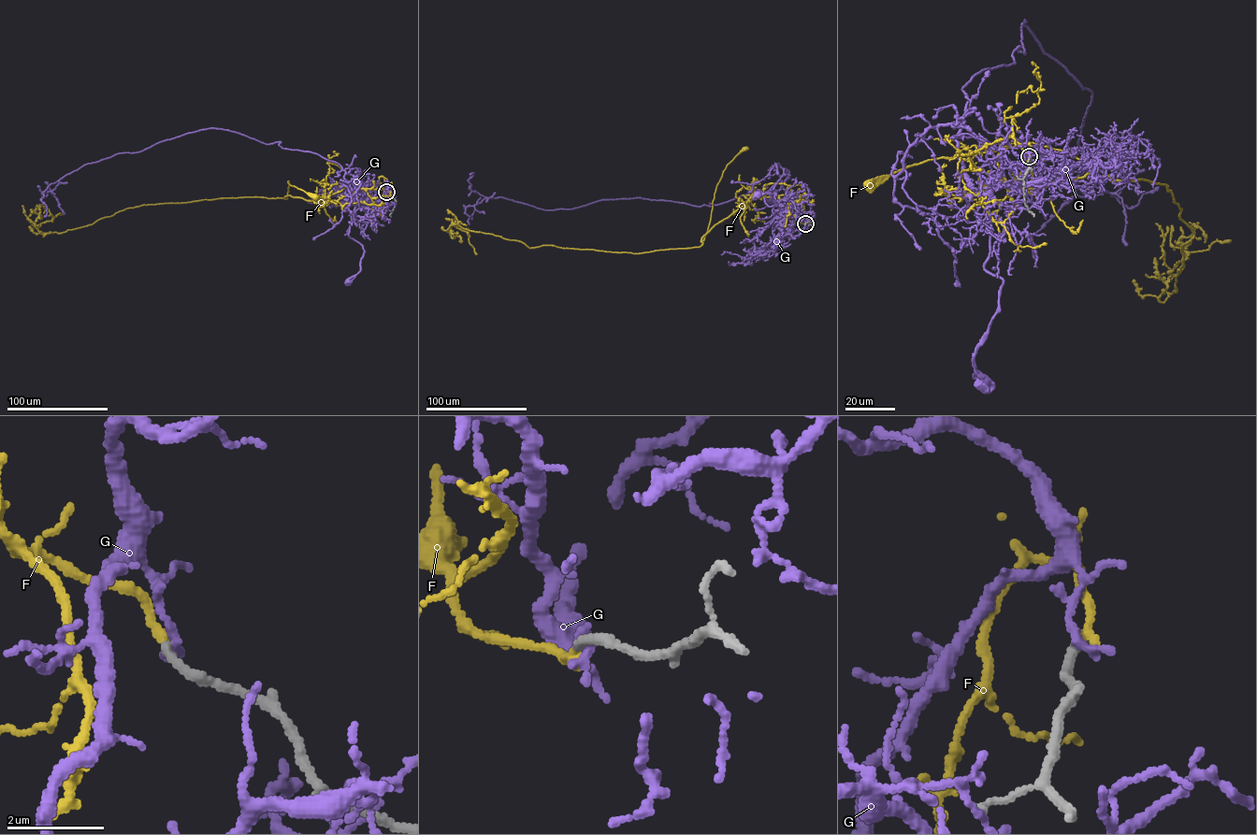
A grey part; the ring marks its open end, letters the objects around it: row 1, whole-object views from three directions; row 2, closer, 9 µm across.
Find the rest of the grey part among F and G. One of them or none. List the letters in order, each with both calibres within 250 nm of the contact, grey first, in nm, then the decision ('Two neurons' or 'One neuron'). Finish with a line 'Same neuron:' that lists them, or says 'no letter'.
F: Thickness 200 nm (grey) against 170 nm. One neuron
G: Thickness 200 nm (grey) against 200 nm. Two neurons
Same neuron: F

